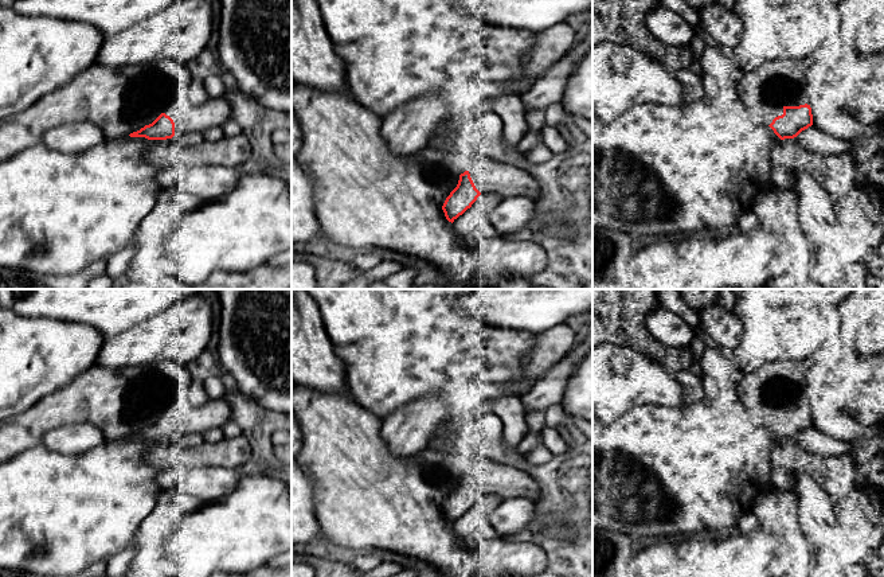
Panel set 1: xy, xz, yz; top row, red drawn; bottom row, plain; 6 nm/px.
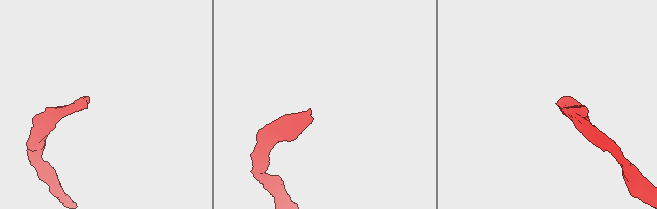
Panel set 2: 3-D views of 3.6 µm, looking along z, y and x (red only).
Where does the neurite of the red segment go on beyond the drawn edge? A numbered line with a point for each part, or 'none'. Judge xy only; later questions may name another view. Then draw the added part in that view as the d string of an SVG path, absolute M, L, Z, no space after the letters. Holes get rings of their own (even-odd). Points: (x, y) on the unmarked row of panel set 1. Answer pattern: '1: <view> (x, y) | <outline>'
1: xy (215, 413) | M223 397L197 405L187 403L184 409L173 403L164 414L173 421L175 436L203 434L212 428L223 428L231 422L231 406Z

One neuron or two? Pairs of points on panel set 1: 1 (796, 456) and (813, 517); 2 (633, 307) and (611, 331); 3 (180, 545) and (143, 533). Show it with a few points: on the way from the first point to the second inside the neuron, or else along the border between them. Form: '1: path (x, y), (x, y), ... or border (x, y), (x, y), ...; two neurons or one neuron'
1: border (793, 472), (806, 472), (825, 491); two neurons
2: path (628, 312), (614, 326); one neuron
3: border (190, 511), (169, 535); two neurons

